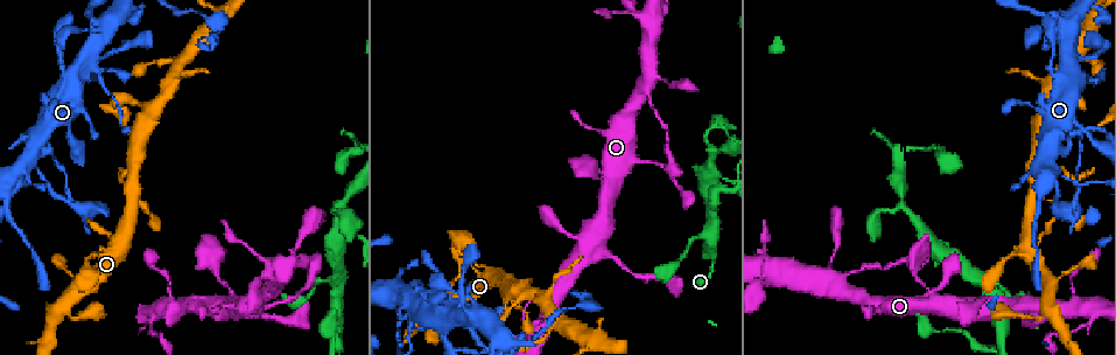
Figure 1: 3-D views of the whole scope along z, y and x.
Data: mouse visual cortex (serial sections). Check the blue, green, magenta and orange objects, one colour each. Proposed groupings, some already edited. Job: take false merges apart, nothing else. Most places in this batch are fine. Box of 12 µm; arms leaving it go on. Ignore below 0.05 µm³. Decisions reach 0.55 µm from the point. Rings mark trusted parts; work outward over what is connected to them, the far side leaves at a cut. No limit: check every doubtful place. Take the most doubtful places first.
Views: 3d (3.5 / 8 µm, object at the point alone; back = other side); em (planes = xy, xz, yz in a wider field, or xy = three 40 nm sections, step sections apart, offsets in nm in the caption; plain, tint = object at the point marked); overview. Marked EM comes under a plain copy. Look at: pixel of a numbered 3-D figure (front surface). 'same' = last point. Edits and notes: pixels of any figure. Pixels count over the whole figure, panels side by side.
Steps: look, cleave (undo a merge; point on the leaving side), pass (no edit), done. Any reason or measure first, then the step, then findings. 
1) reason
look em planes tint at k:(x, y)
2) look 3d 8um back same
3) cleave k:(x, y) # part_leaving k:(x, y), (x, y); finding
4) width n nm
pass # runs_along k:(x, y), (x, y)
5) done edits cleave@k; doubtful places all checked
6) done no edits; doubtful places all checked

small branch off a trunk
look 3d 3.5um at 1:(1091, 324)

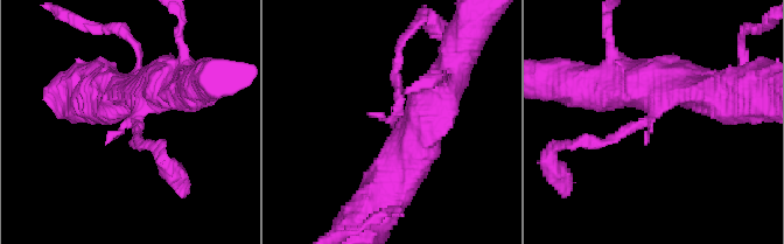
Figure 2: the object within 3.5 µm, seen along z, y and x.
need the tissue
look em xy step 1 tint at 2:(647, 120)

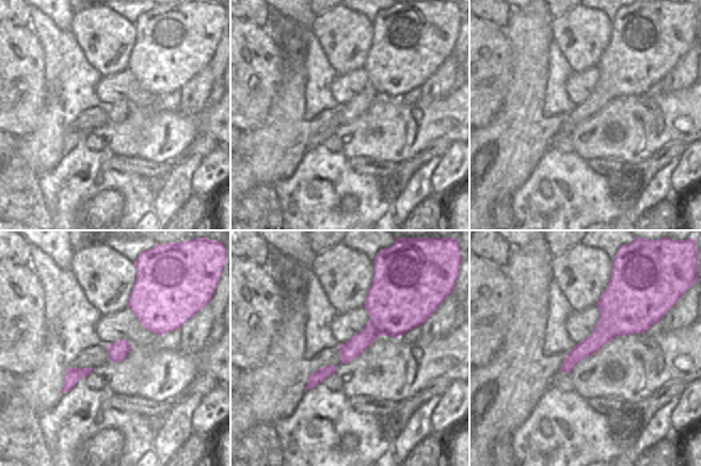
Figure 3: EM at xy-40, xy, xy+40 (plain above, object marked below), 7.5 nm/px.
width 150 nm
pass # runs_along 2:(182, 86), (135, 112), (139, 140); one cell here

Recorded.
thick turns thin
look 3d 8um at 1:(854, 272)

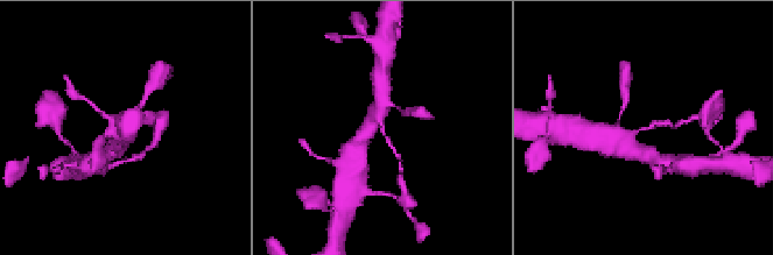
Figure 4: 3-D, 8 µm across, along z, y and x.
arm_widths 150, 500 nm; now the EM
look em planes tint at 4:(381, 128)

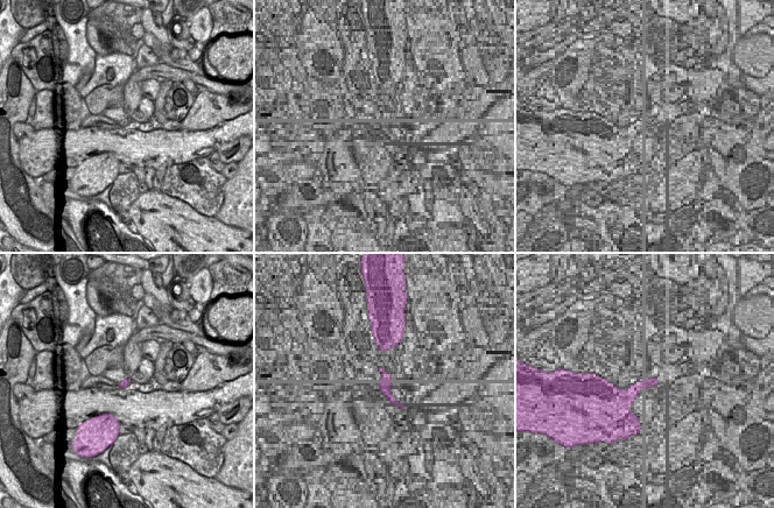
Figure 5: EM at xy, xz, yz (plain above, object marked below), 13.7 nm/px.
pass # runs_along 4:(372, 120), (377, 113), (399, 157); one cell here

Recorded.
look 3d 8um at 1:(506, 306)

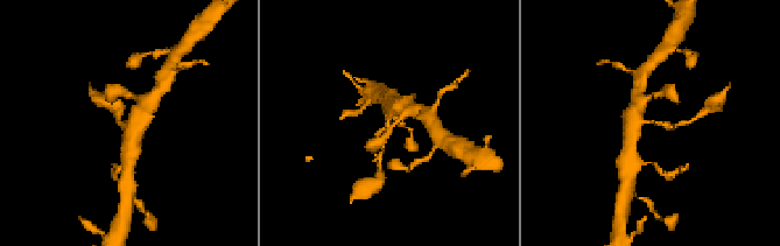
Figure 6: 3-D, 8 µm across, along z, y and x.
now the EM
look em planes tint at 6:(649, 123)

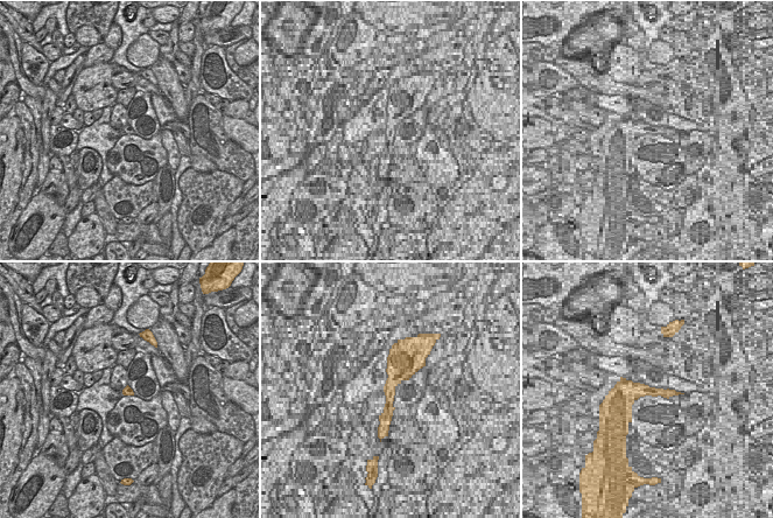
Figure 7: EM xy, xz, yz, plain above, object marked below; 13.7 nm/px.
arm_widths 150, 450 nm
pass # runs_along 6:(393, 105), (380, 154); all the same cell

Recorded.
done no edits; doubtful places all checked

